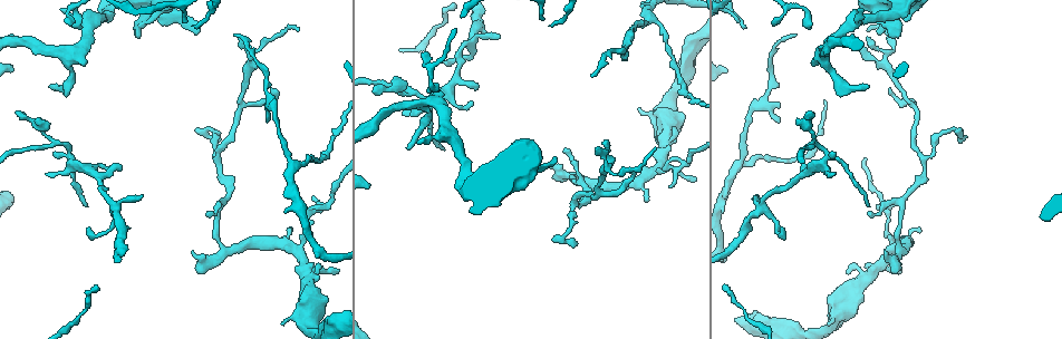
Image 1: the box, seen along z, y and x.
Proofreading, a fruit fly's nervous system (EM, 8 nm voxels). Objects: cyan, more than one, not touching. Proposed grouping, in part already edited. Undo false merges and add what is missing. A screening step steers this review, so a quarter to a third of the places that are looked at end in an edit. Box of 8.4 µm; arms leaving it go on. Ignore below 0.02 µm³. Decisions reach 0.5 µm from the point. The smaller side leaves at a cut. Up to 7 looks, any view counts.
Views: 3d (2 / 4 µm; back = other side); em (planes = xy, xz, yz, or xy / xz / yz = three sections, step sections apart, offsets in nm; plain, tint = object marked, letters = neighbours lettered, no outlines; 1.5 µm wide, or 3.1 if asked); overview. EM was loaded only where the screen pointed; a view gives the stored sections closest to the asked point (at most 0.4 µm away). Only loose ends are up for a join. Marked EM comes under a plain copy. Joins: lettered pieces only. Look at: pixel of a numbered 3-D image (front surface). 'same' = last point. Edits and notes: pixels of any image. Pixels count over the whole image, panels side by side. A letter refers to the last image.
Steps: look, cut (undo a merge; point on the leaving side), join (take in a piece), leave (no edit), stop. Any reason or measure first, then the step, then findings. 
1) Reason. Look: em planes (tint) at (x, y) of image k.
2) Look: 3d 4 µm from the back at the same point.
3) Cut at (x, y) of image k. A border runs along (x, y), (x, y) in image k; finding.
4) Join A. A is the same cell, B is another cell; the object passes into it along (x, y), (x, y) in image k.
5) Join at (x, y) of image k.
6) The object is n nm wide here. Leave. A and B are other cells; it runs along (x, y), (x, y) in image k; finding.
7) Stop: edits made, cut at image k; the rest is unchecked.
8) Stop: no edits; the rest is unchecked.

Branch stops here. Look: em planes (tint) at (138, 34) of image 1.

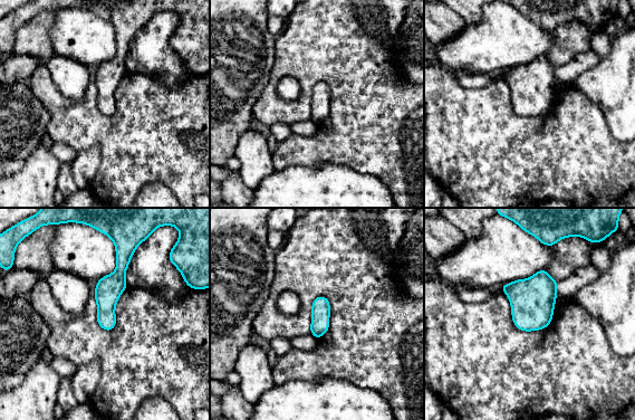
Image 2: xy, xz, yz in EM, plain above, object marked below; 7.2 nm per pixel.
Look: em planes (letters) at the same point.

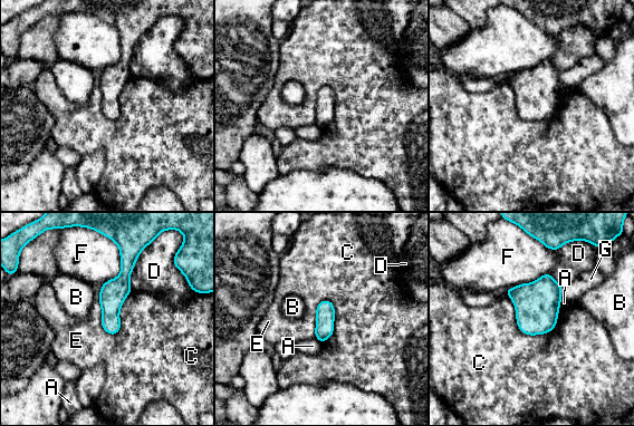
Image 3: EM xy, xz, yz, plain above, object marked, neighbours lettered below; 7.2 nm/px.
Leave. A, B, C, D, E, F and G are other cells; a border runs along (503, 291), (524, 332), (556, 326) in image 3; none of them fits.

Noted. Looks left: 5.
Thin end. Look: 3d 4 µm at (869, 86) of image 1.

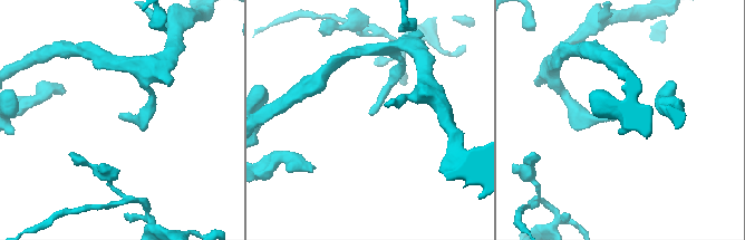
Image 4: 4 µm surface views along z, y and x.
Now the EM. Look: em xz step 4 (tint) at (614, 119) of image 4.

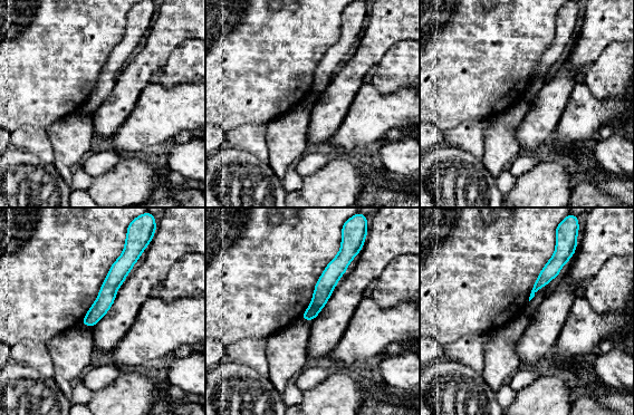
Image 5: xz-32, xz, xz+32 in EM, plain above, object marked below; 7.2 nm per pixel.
Look: em xz step 4 (letters) at the same point.

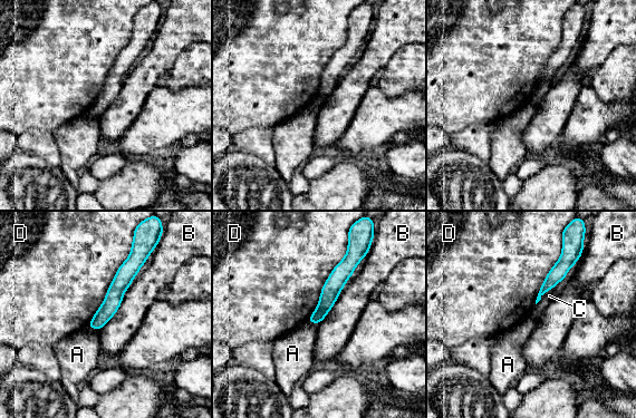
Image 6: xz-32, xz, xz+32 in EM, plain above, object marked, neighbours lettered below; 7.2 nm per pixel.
Leave. A, B, C and D are other cells; a border runs along (87, 326), (99, 330) in image 6; no lettered piece goes on from it.

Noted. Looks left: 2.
Free end. Look: 3d 2 µm at (497, 37) of image 1.

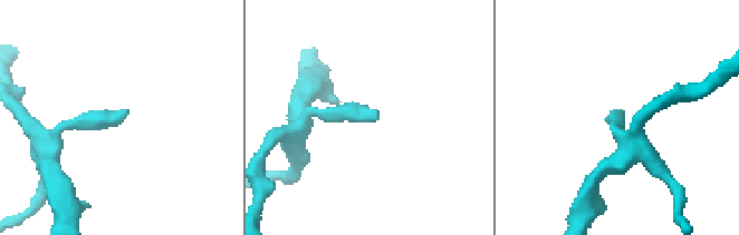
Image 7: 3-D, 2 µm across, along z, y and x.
Shape alone is not enough. Look: em xz step 8 (letters) at (374, 120) of image 7.

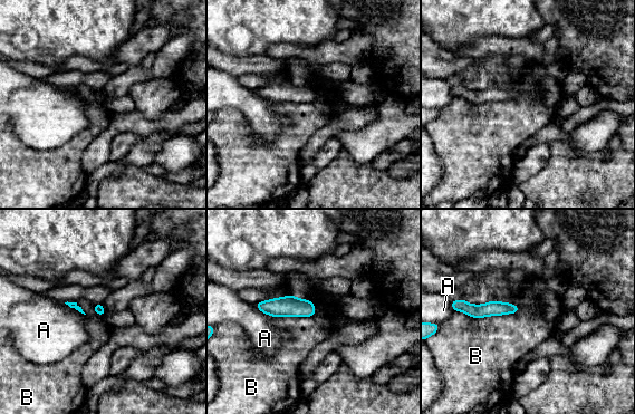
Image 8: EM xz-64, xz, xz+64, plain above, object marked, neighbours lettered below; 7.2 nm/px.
Leave. A and B are other cells; a border runs along (520, 307), (482, 317), (458, 311) in image 8; none of them fits.

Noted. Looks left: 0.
Stop: no edits; the rest is unchecked.

